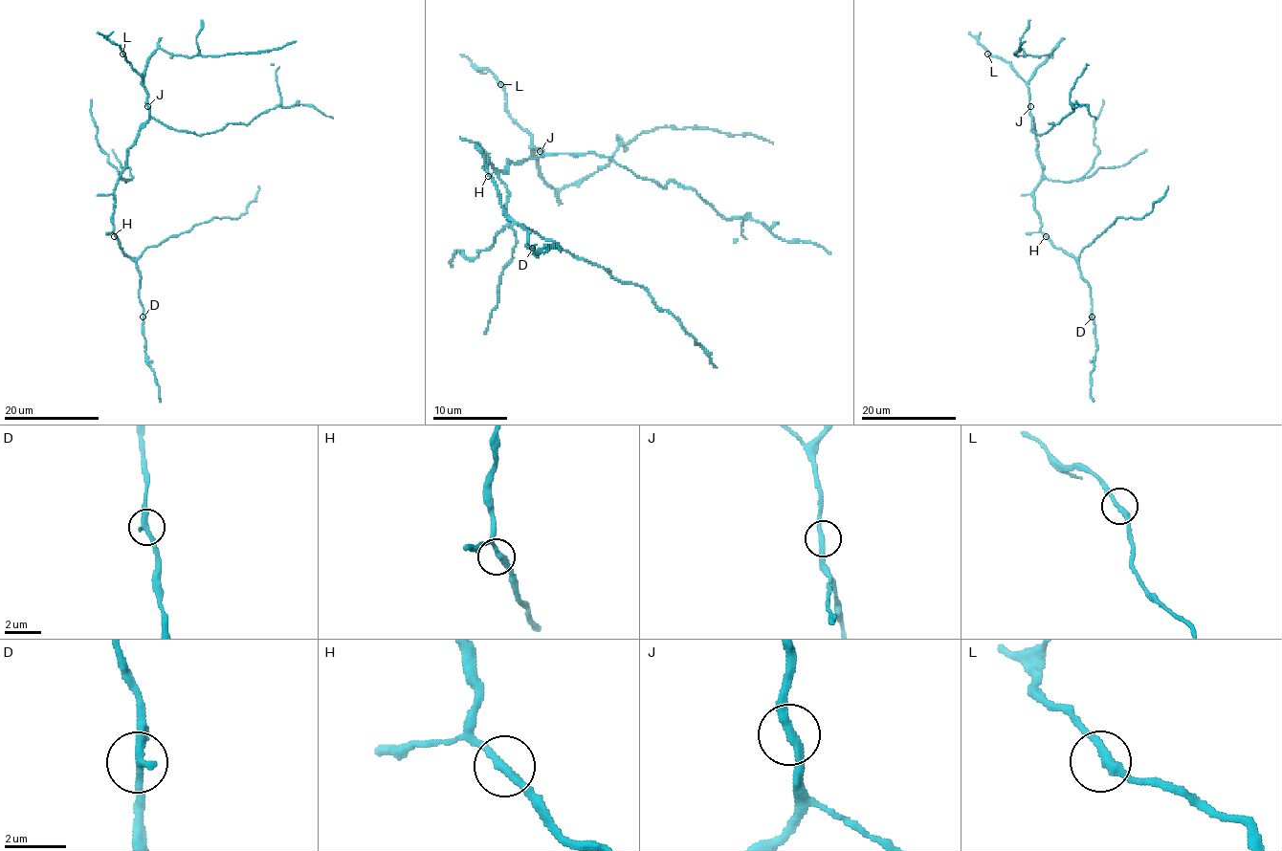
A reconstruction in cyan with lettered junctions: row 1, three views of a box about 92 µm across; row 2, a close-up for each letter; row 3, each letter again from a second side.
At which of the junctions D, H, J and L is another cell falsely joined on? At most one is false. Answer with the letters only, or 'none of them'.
none of them

